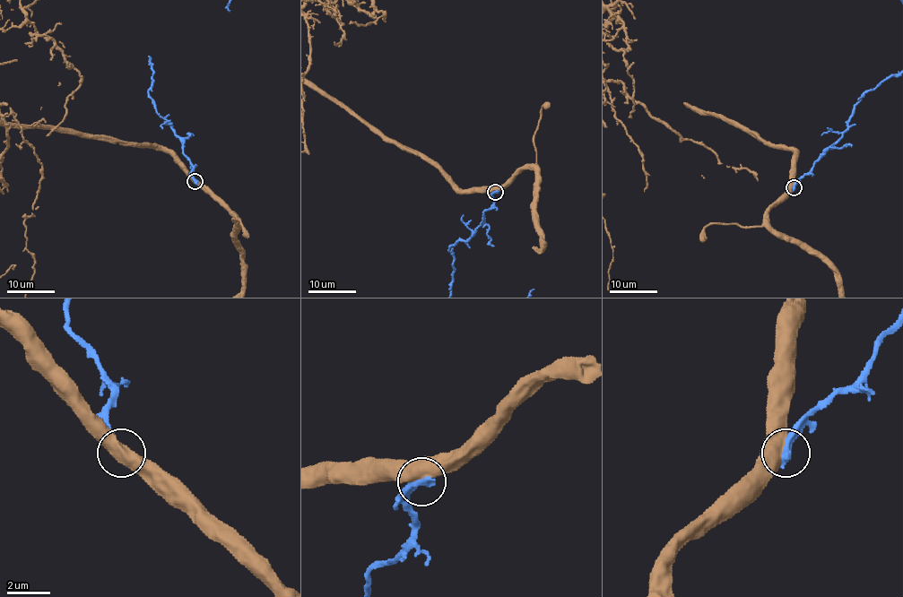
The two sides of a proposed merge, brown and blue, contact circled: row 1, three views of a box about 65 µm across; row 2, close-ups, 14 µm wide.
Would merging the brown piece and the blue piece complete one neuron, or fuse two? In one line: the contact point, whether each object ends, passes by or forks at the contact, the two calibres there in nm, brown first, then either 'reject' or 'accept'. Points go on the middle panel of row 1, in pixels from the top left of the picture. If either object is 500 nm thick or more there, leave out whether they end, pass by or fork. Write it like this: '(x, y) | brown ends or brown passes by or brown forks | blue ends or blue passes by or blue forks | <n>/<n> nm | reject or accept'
(495, 192) | 550/460 nm | reject

